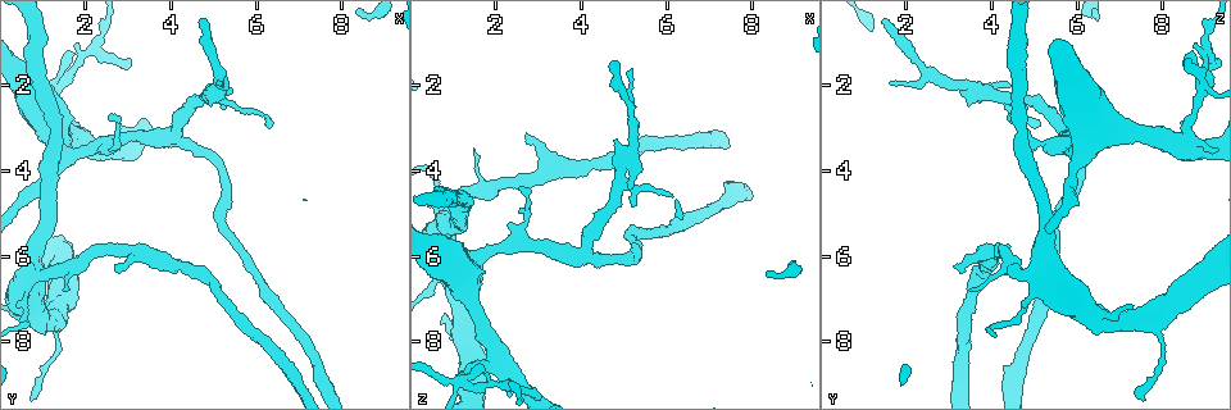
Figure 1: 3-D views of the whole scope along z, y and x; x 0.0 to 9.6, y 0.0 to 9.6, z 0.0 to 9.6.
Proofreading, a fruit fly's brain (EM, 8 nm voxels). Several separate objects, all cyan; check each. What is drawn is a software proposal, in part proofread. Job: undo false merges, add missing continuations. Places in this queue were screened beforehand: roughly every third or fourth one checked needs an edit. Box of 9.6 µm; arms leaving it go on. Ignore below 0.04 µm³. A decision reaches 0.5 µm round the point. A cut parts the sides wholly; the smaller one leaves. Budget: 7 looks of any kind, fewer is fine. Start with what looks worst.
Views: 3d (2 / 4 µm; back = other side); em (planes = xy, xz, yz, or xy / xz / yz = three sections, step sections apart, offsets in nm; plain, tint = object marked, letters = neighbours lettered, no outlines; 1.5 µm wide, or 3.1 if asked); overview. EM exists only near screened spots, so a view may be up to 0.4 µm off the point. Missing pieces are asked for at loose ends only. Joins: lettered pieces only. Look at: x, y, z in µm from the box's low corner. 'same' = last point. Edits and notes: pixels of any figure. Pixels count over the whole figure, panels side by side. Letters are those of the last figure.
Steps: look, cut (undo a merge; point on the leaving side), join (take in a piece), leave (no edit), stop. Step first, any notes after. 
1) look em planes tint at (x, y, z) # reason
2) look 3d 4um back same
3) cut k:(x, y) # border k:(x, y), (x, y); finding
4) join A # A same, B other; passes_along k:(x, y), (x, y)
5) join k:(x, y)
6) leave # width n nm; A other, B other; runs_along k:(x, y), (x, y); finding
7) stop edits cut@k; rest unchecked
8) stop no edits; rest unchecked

look em xz step 4 plain at (2.75, 6.25, 3.15) # an open end

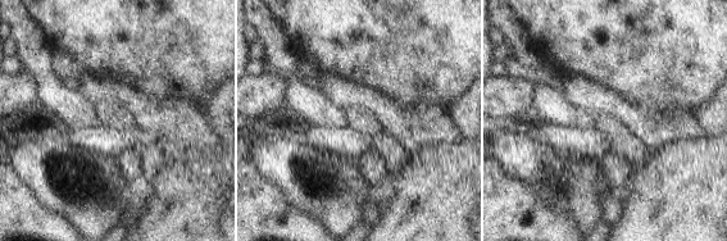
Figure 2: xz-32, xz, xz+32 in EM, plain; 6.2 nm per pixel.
look em xz step 4 letters same

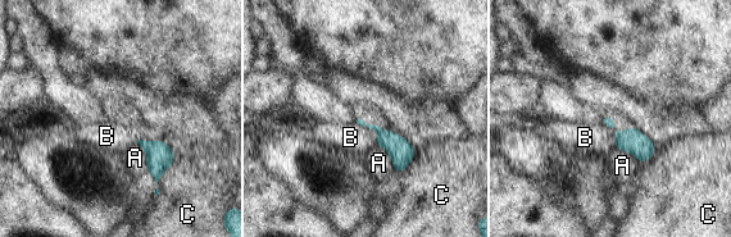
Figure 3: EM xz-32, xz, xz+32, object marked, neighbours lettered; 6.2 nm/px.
leave # A other, B other, C other; border 3:(354, 121), (376, 132), (376, 145); none of them fits

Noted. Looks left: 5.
look em xy step 4 tint at (1.25, 2.20, 8.90) # four arms meet

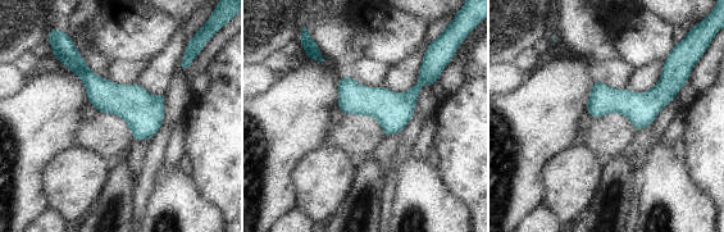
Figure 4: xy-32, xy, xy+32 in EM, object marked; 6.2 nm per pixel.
look em planes letters same # cut it another way

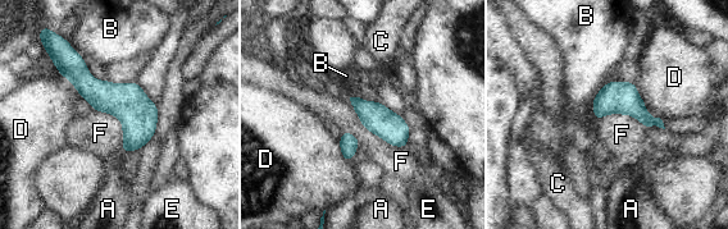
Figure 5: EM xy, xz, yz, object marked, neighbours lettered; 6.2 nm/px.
leave # width 190 nm; A other, B other, C other, D other, E other, F other; border 5:(349, 97), (364, 127), (408, 146); one neuron here

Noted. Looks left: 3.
look em planes plain at (4.25, 6.25, 3.90) # a narrow waist

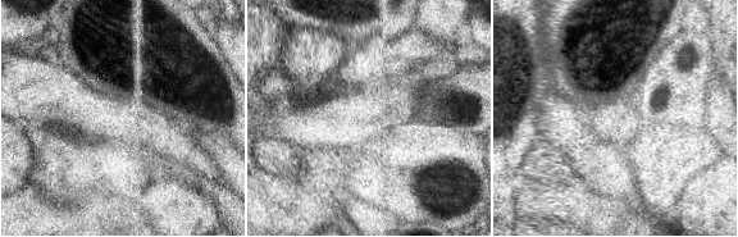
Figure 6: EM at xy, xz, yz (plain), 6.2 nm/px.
look em planes tint same

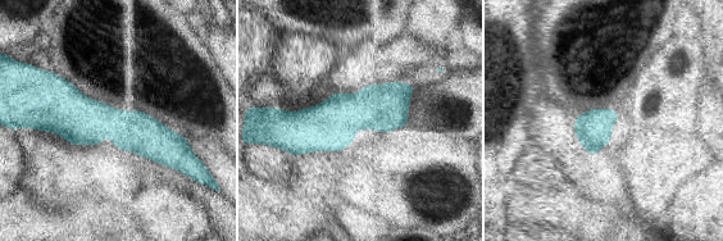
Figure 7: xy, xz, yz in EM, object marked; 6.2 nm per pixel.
look em planes letters same # what lies round it

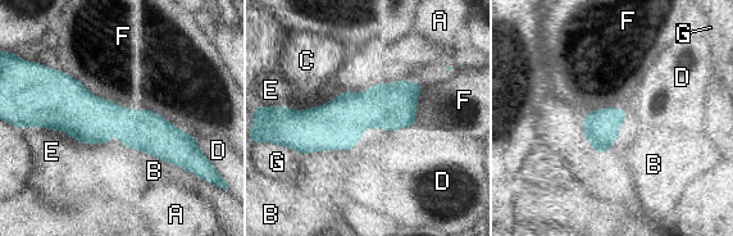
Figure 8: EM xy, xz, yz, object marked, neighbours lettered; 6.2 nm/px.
leave # A other, B other, C other, D other, E other, F other, G other; runs_along 8:(45, 118), (112, 119), (194, 151); all the same neuron

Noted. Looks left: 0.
stop no edits; rest unchecked

